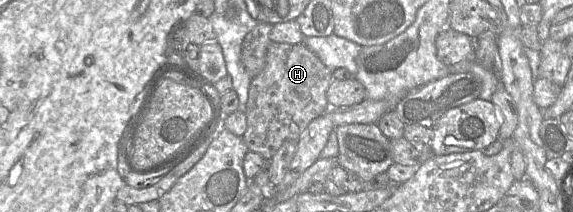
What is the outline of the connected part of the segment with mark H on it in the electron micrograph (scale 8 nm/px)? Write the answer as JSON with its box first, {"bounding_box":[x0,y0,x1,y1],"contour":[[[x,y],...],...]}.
{"bounding_box":[242,42,333,160],"contour":[[[271,42],[267,49],[266,64],[260,74],[251,79],[248,101],[243,108],[247,129],[242,137],[249,151],[270,160],[287,140],[298,140],[312,120],[328,110],[327,90],[333,80],[332,72],[305,44]]]}

